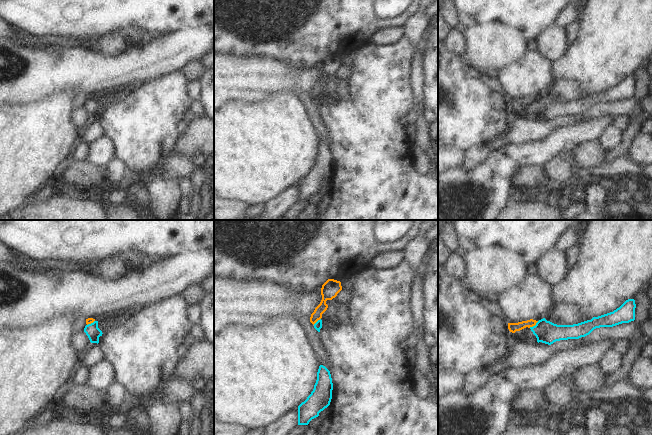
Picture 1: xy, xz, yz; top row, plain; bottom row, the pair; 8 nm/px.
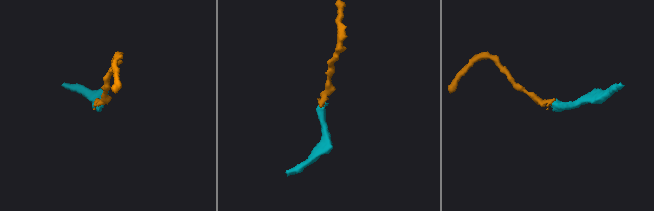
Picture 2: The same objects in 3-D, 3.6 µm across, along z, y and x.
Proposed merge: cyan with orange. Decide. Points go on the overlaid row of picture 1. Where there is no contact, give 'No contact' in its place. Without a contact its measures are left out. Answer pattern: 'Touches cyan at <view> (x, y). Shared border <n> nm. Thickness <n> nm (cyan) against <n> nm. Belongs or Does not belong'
Touches cyan at yz (533, 326). Shared border 90 nm. Thickness 180 nm (cyan) against 80 nm. Does not belong

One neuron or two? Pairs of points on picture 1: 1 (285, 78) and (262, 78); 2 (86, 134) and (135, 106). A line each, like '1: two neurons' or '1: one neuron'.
1: one neuron
2: two neurons

